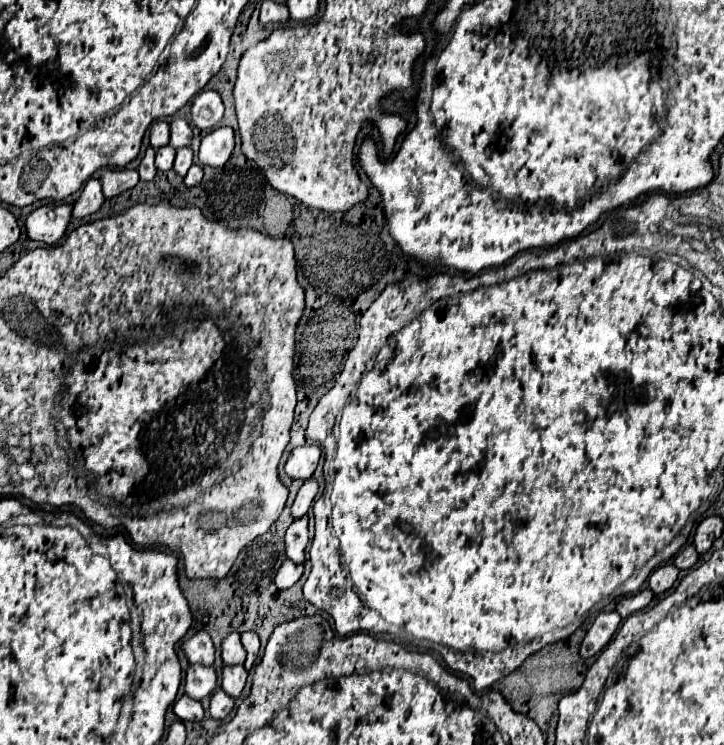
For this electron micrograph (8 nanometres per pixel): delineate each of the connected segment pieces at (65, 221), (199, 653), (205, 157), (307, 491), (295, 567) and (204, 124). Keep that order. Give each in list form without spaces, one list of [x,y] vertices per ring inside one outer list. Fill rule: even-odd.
[[[44,204],[26,220],[26,232],[32,240],[56,244],[64,238],[72,220],[72,204]]]
[[[200,630],[196,636],[192,636],[186,644],[184,644],[184,652],[186,658],[194,664],[202,664],[202,666],[212,666],[214,664],[214,644],[210,640],[210,634]]]
[[[228,126],[216,128],[202,138],[200,162],[208,166],[224,166],[234,150],[234,130]]]
[[[306,480],[302,484],[302,488],[298,490],[298,496],[292,504],[292,516],[298,520],[302,518],[304,514],[308,514],[310,506],[314,504],[314,498],[316,498],[316,492],[318,492],[318,484],[314,480]]]
[[[286,560],[286,562],[280,566],[278,574],[276,574],[276,586],[278,586],[280,590],[294,586],[294,584],[300,580],[302,572],[304,572],[304,566],[302,566],[302,564],[294,564],[292,560]]]
[[[202,90],[192,102],[192,122],[200,130],[216,128],[224,116],[224,104],[218,92]]]

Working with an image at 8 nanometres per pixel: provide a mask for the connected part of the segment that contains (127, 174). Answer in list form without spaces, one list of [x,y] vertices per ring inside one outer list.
[[[118,168],[118,170],[104,170],[100,176],[102,182],[102,190],[106,198],[112,198],[124,190],[130,190],[138,184],[138,172],[136,170],[126,170],[126,168]]]

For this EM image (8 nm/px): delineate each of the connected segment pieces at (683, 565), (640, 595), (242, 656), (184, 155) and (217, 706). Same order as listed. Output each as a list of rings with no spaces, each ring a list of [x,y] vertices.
[[[688,544],[688,546],[684,546],[680,552],[678,552],[678,556],[674,558],[674,564],[680,568],[680,570],[688,570],[688,568],[692,568],[696,562],[698,562],[698,552],[696,552],[696,548],[694,548],[694,544]]]
[[[642,588],[642,590],[638,590],[638,592],[630,594],[630,596],[624,596],[624,598],[618,602],[616,610],[618,610],[620,616],[626,620],[630,614],[634,614],[634,612],[638,612],[638,610],[644,610],[644,608],[652,602],[652,598],[654,598],[654,592],[652,592],[650,588]]]
[[[232,632],[222,642],[222,660],[226,666],[230,664],[242,664],[246,660],[246,650],[242,648],[240,632]]]
[[[182,148],[176,152],[176,160],[174,160],[174,170],[184,176],[188,172],[188,168],[192,166],[192,148]]]
[[[216,690],[216,694],[210,700],[210,716],[216,720],[226,718],[234,708],[234,698],[230,698],[226,692]]]

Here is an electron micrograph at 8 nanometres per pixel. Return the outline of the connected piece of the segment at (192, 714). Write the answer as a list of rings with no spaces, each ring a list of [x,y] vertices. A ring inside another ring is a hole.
[[[182,696],[180,700],[174,702],[174,714],[180,720],[202,720],[204,718],[204,708],[200,702],[192,700],[190,696]]]

